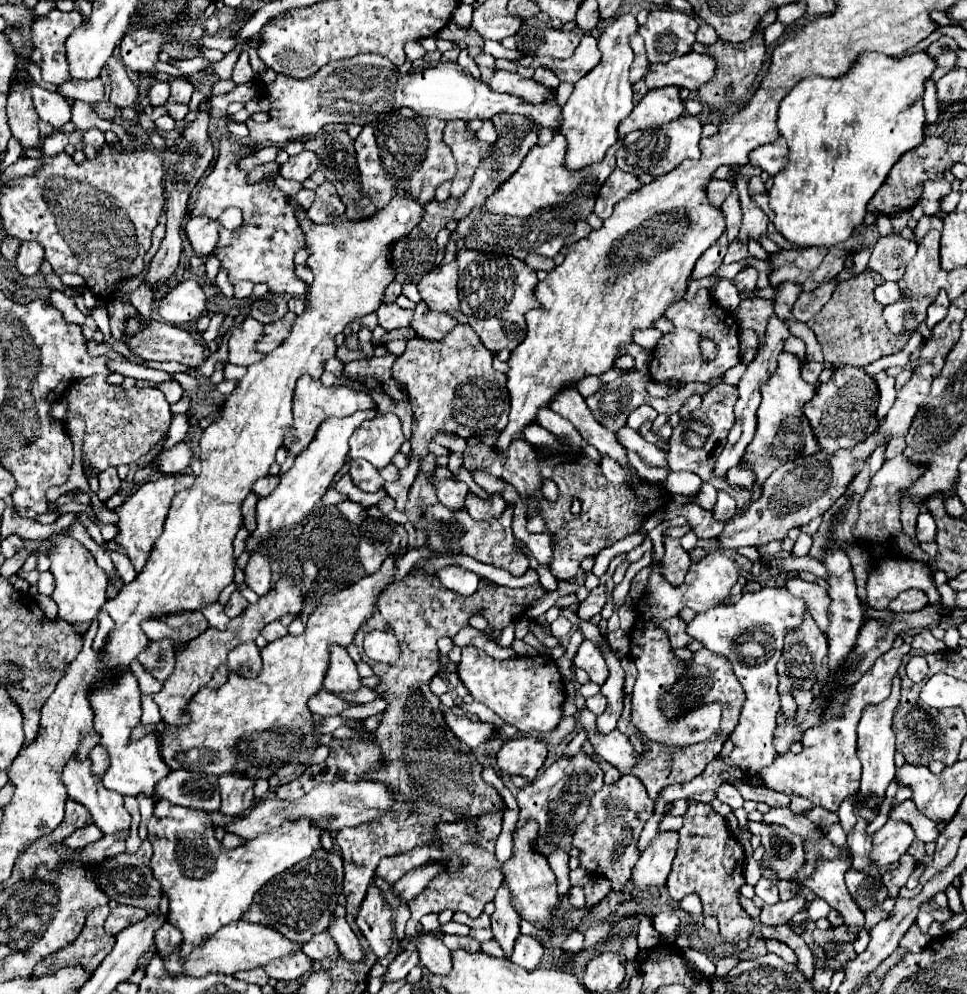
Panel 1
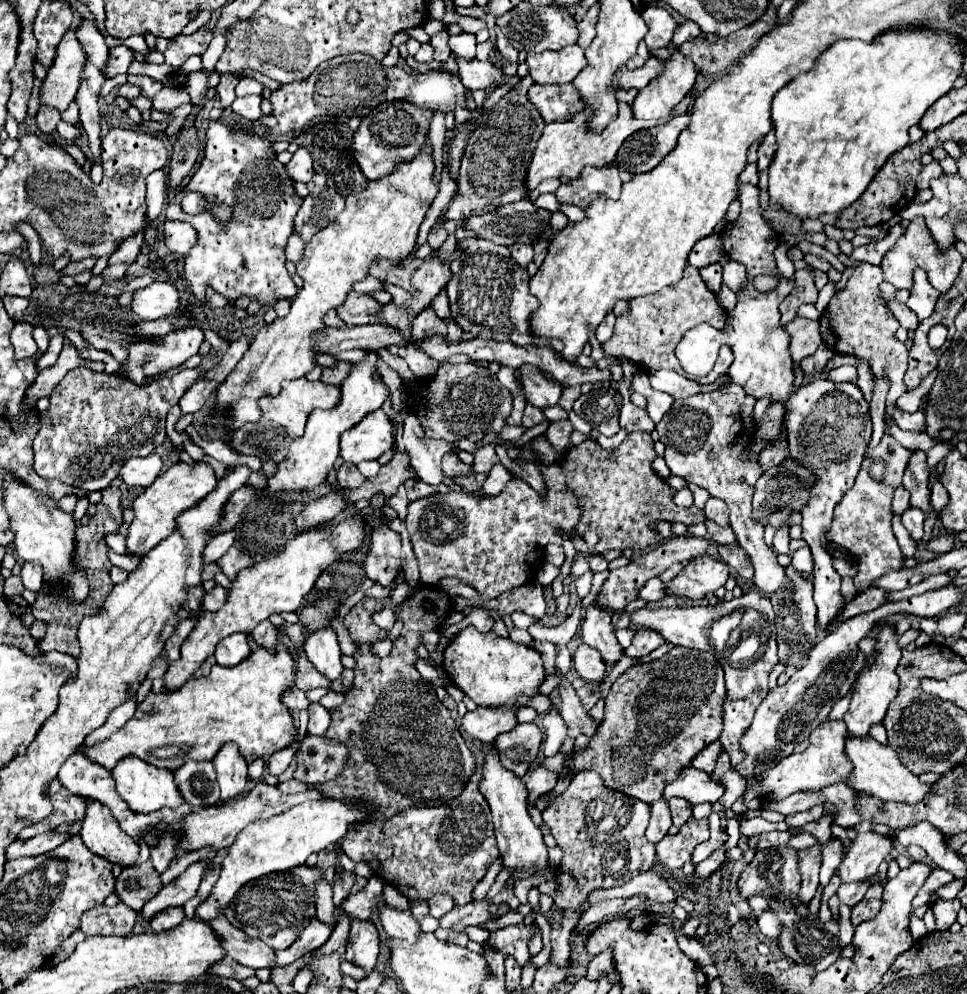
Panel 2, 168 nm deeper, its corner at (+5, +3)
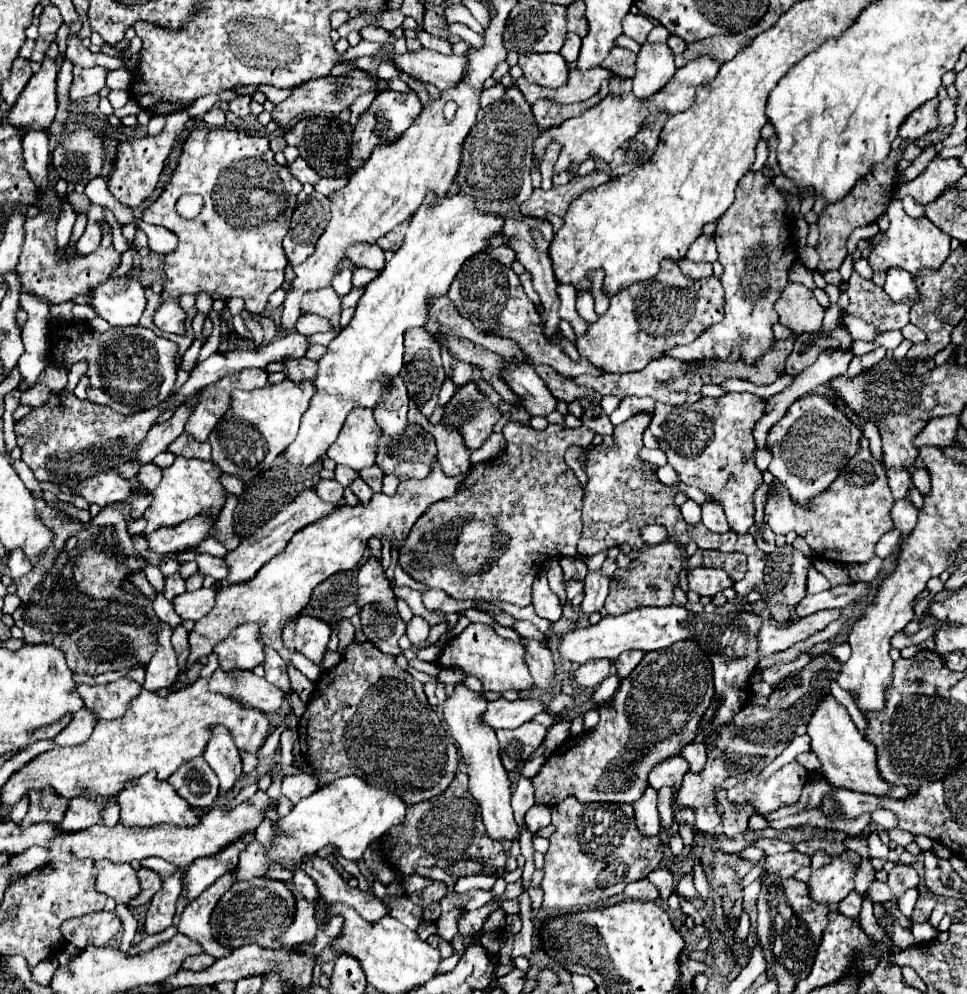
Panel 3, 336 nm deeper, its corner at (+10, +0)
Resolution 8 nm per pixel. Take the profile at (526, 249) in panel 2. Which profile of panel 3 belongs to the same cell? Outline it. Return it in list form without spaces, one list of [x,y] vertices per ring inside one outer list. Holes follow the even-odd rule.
[[[497,245],[497,247],[489,249],[489,257],[497,259],[505,267],[511,267],[511,263],[515,261],[515,251],[511,247],[507,247],[507,245]]]

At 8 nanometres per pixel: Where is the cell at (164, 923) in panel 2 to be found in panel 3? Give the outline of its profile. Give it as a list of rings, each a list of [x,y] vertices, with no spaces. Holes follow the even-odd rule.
[[[177,869],[171,877],[167,877],[163,881],[161,891],[157,891],[157,895],[153,897],[149,913],[147,913],[147,921],[145,921],[145,933],[149,933],[149,935],[161,933],[173,923],[175,901],[181,893],[181,875],[183,875],[183,871]]]

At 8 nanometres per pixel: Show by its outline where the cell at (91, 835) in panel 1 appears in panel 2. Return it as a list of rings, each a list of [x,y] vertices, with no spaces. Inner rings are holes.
[[[50,830],[50,832],[44,832],[40,836],[30,838],[30,840],[14,840],[8,846],[6,858],[12,860],[12,858],[20,858],[20,856],[38,856],[38,854],[44,854],[44,852],[58,848],[60,844],[66,842],[66,838],[70,838],[70,836],[68,834],[56,834],[54,830]]]

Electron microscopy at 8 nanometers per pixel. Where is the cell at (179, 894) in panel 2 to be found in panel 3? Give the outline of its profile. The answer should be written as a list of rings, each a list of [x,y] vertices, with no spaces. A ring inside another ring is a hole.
[[[245,835],[245,839],[237,839],[237,843],[229,843],[225,851],[205,857],[205,859],[195,859],[183,875],[183,889],[187,891],[189,901],[199,897],[211,883],[215,883],[221,875],[231,871],[231,867],[237,865],[239,853],[245,851],[245,845],[249,845],[255,839],[253,835]]]

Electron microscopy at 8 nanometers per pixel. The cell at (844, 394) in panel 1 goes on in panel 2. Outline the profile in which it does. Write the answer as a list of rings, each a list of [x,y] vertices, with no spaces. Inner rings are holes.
[[[816,378],[800,386],[794,396],[790,396],[784,420],[788,428],[790,458],[798,460],[818,476],[816,486],[812,486],[812,498],[802,508],[802,538],[808,542],[814,558],[814,602],[818,606],[818,626],[828,632],[838,620],[846,600],[840,594],[842,578],[834,568],[834,556],[826,548],[826,532],[830,530],[838,500],[842,500],[842,496],[852,488],[858,468],[866,456],[866,446],[872,436],[868,402],[854,382],[836,384],[826,378]]]

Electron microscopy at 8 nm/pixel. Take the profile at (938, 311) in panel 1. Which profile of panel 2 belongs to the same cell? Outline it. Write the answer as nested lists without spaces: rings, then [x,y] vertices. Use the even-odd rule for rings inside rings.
[[[916,268],[914,270],[914,286],[910,290],[910,300],[906,304],[910,310],[916,312],[920,322],[934,312],[938,296],[940,296],[940,292],[936,288],[932,288],[932,284],[926,278],[926,272],[922,272],[922,268]]]

